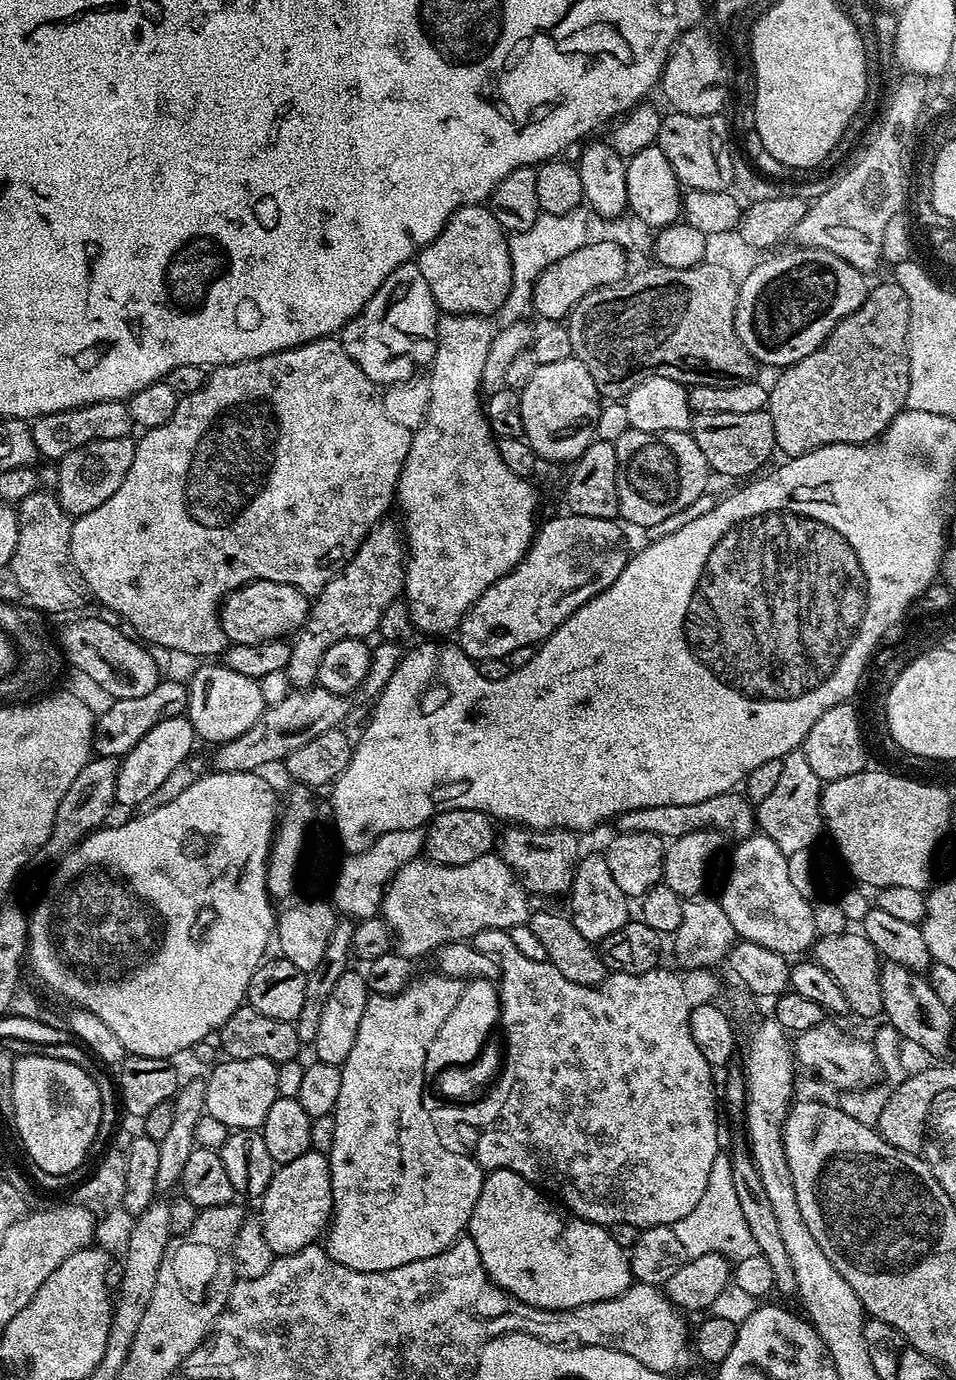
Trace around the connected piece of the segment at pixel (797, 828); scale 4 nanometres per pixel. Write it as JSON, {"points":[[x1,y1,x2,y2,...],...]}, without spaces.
{"points":[[802,750,787,752,782,760,779,781,760,804,755,805,756,827,778,850,789,857,796,851,806,851,813,847,815,840,822,836,820,797,822,781,810,767,810,761]]}

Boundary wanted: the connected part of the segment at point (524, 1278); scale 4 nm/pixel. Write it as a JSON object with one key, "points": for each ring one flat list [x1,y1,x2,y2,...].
{"points":[[494,1168,485,1175,482,1194,478,1194,478,1202,468,1220,466,1232,472,1237,474,1246,478,1246,488,1279,514,1299,535,1308,549,1308,551,1312,621,1296,634,1282,625,1249,624,1252,620,1249,619,1242,608,1233,611,1231,605,1225,591,1224,579,1216,565,1214,551,1202,537,1185,514,1174,514,1170]]}

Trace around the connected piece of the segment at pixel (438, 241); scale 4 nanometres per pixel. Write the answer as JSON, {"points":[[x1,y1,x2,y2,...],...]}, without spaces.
{"points":[[465,204,452,215,446,226,425,248,418,253,418,263,422,278,434,294,434,302,441,313,449,316,483,316,485,318,499,313,506,294,510,294,511,262,508,249,509,237,504,228,496,221,494,214,484,204]]}

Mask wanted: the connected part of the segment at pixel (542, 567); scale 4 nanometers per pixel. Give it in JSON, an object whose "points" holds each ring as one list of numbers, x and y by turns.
{"points":[[563,515,556,516,545,524,543,521,539,525,528,553,520,565,490,585,480,595,478,602,474,602,471,610,464,615,458,629,458,643,460,649,473,662,486,658,505,658,518,646,539,645,541,640,554,634,554,630,558,630,558,626,562,626,562,622,566,622,566,618,570,618,570,614,574,614,578,606,590,602,590,598,606,590,628,565,630,552,624,549,624,532,616,520]]}

